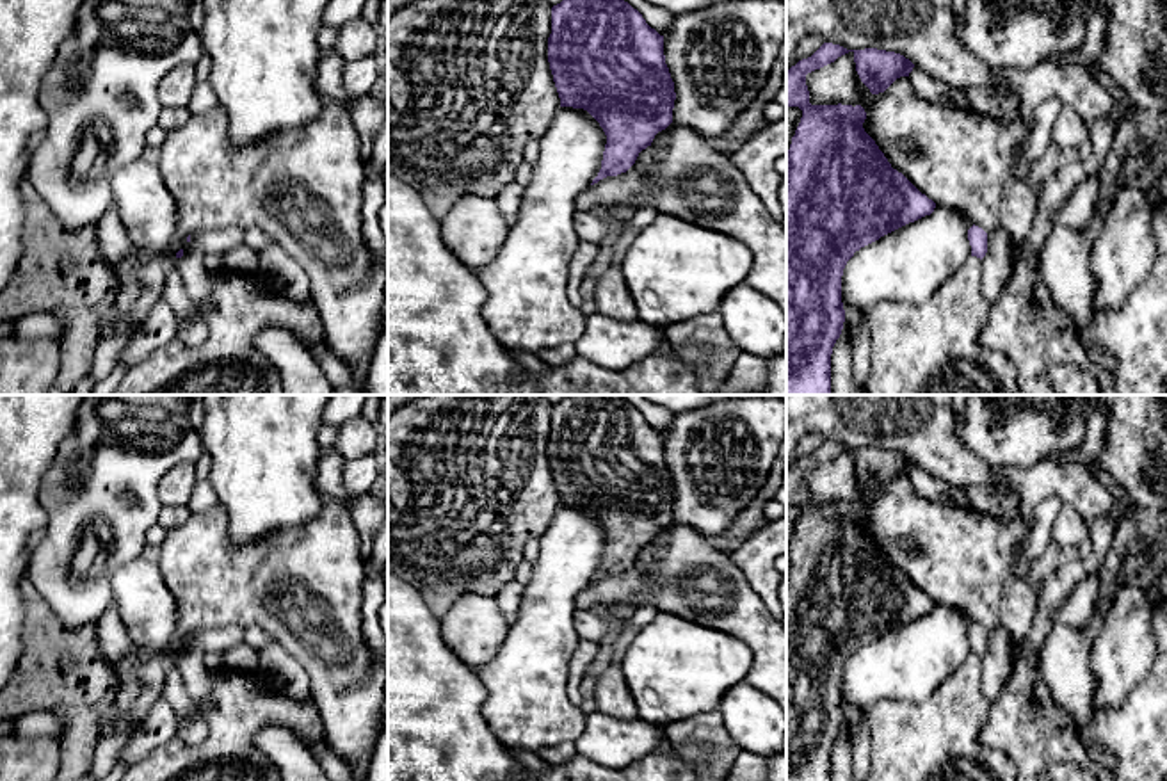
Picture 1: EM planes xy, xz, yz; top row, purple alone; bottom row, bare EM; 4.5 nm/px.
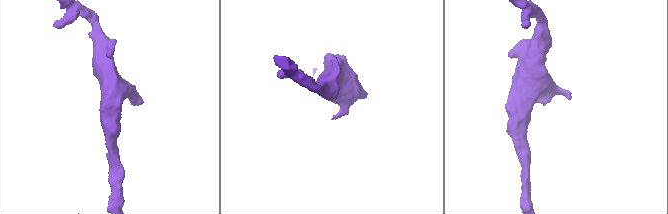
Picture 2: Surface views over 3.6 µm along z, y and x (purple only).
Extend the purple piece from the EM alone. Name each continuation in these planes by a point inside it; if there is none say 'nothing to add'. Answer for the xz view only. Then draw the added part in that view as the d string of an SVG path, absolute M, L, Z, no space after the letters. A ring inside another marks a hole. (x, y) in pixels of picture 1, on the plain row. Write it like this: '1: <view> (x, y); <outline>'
nothing to add

